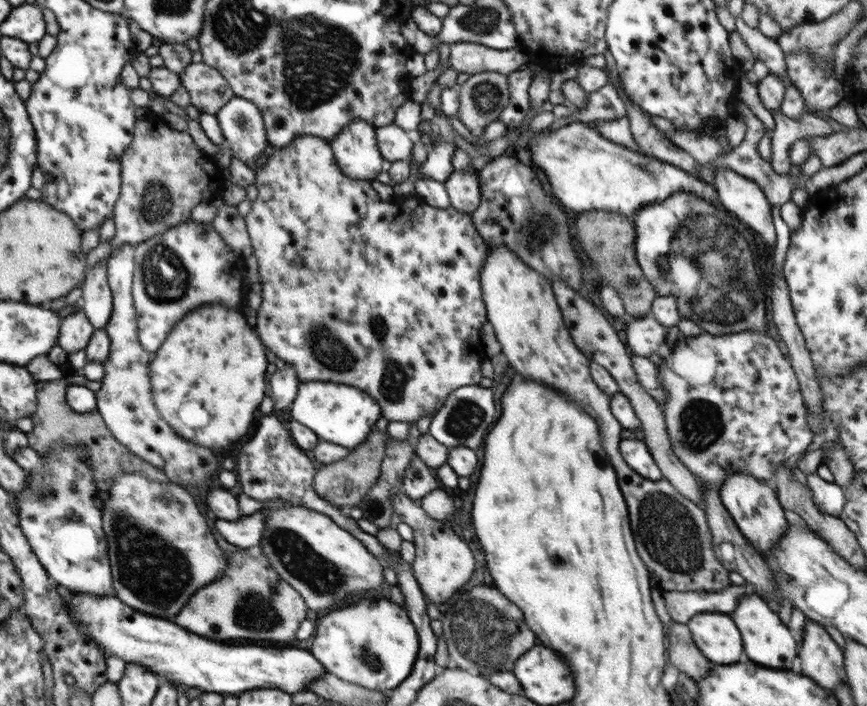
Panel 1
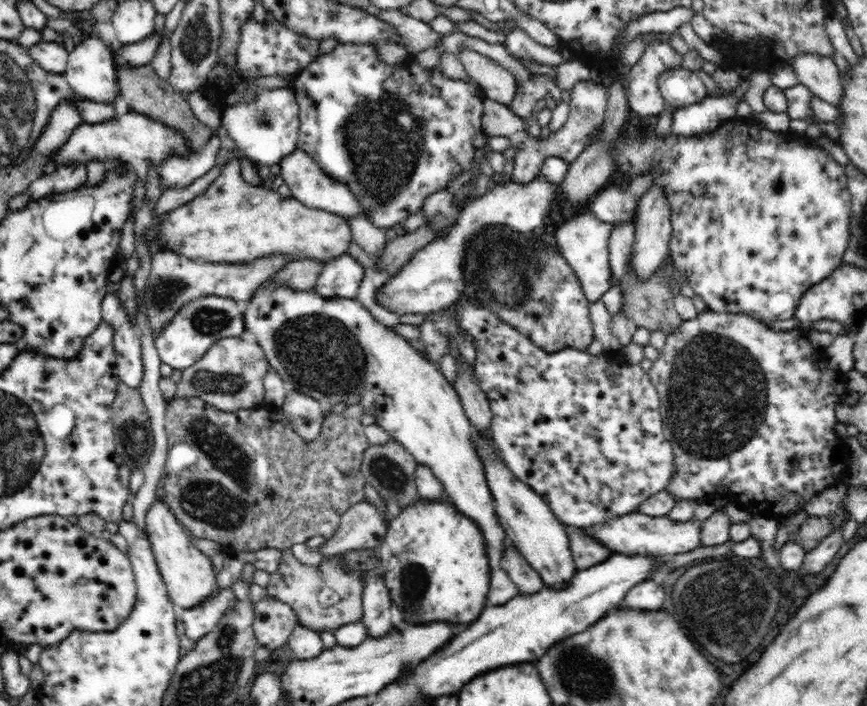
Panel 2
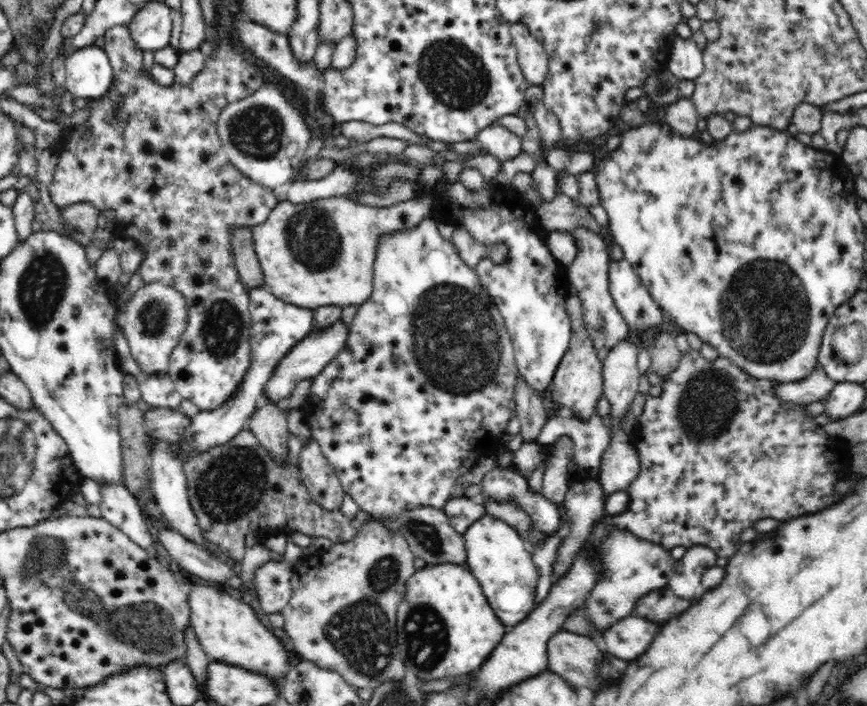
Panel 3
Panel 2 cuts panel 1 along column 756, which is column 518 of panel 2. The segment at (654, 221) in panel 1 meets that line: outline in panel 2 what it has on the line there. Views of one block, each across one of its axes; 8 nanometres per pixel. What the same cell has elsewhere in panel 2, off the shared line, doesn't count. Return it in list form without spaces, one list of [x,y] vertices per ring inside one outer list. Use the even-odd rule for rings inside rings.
[[[487,226],[472,236],[466,250],[467,290],[473,295],[473,302],[478,307],[490,310],[516,331],[529,337],[529,339],[544,352],[558,352],[564,348],[576,348],[586,352],[586,348],[594,339],[593,324],[589,306],[591,302],[586,298],[582,285],[566,262],[566,259],[556,249],[547,235],[532,232],[514,232],[507,226]],[[533,234],[540,244],[532,246]]]

